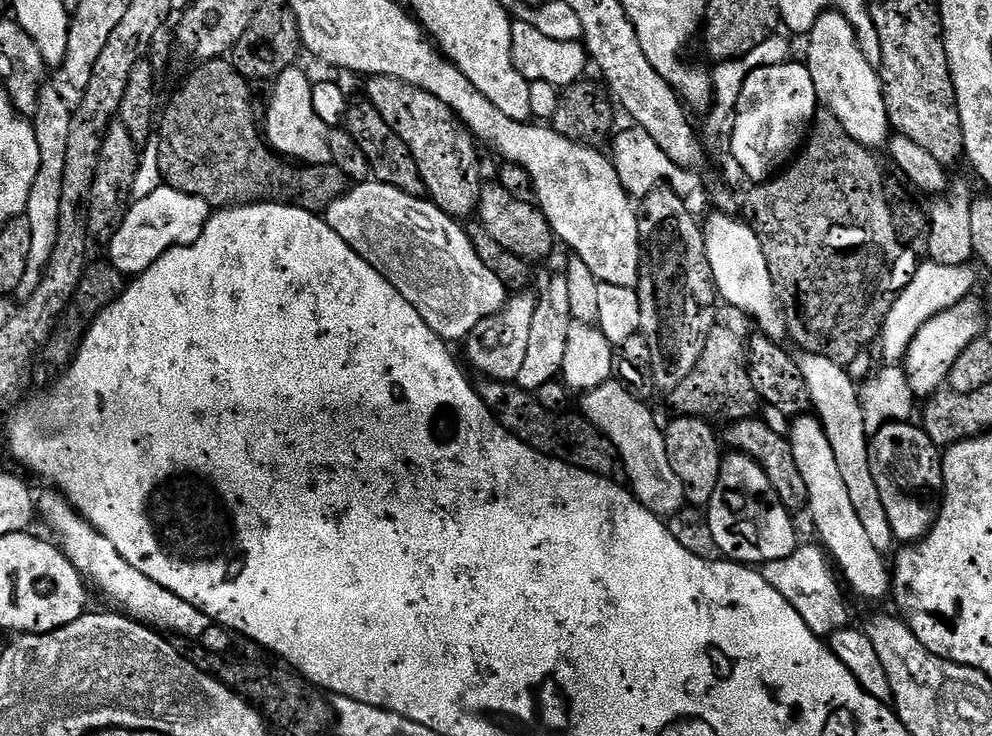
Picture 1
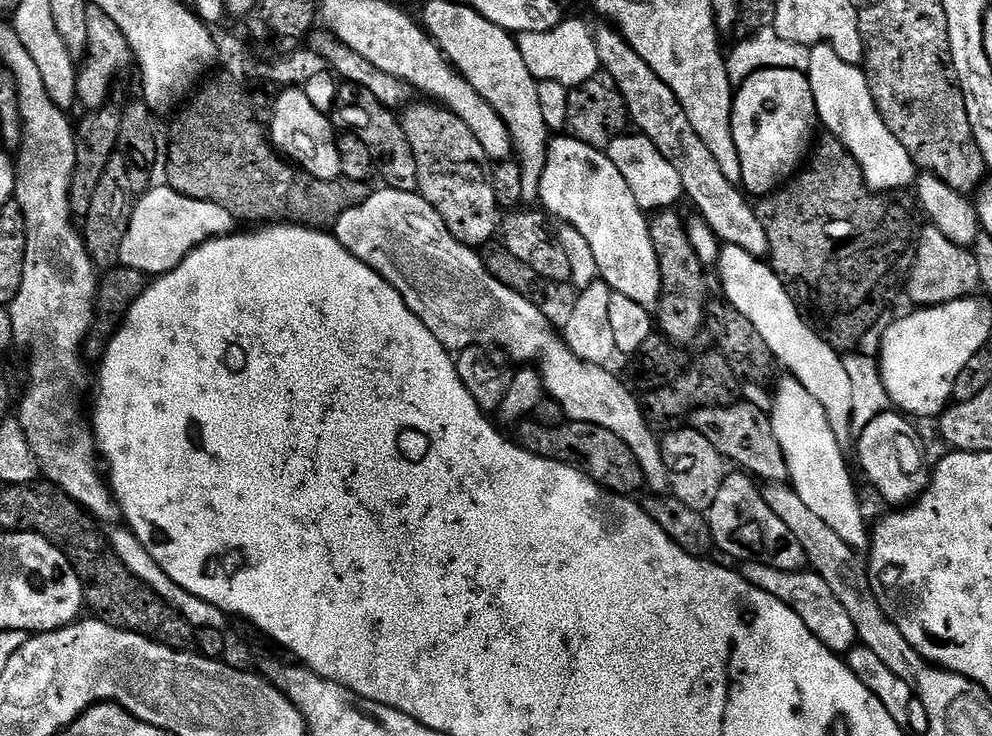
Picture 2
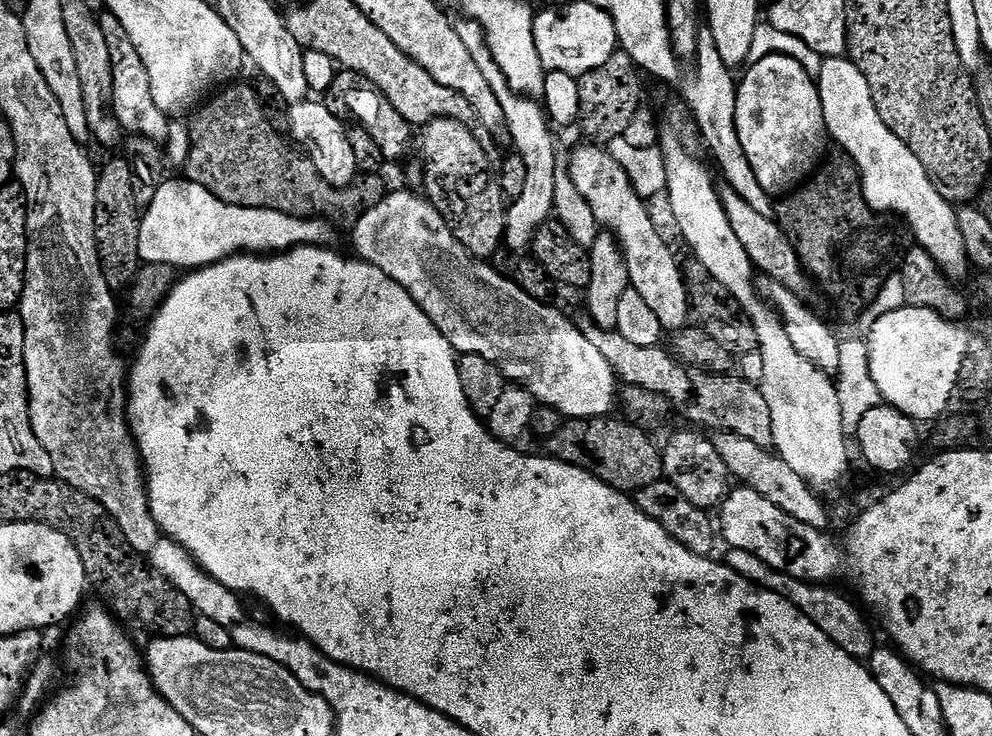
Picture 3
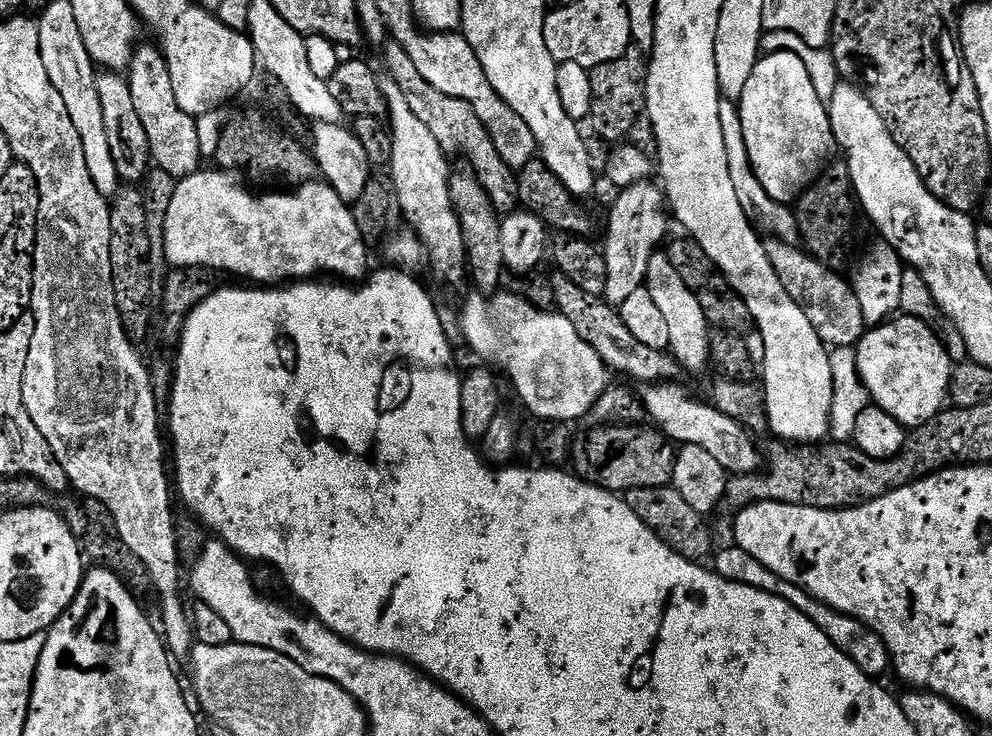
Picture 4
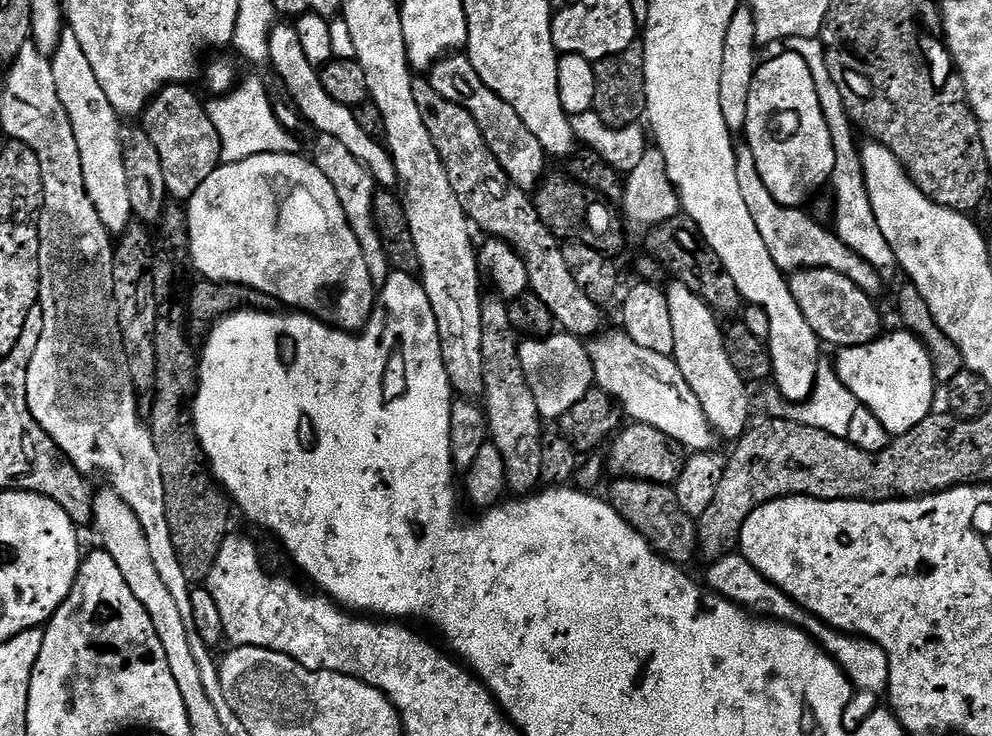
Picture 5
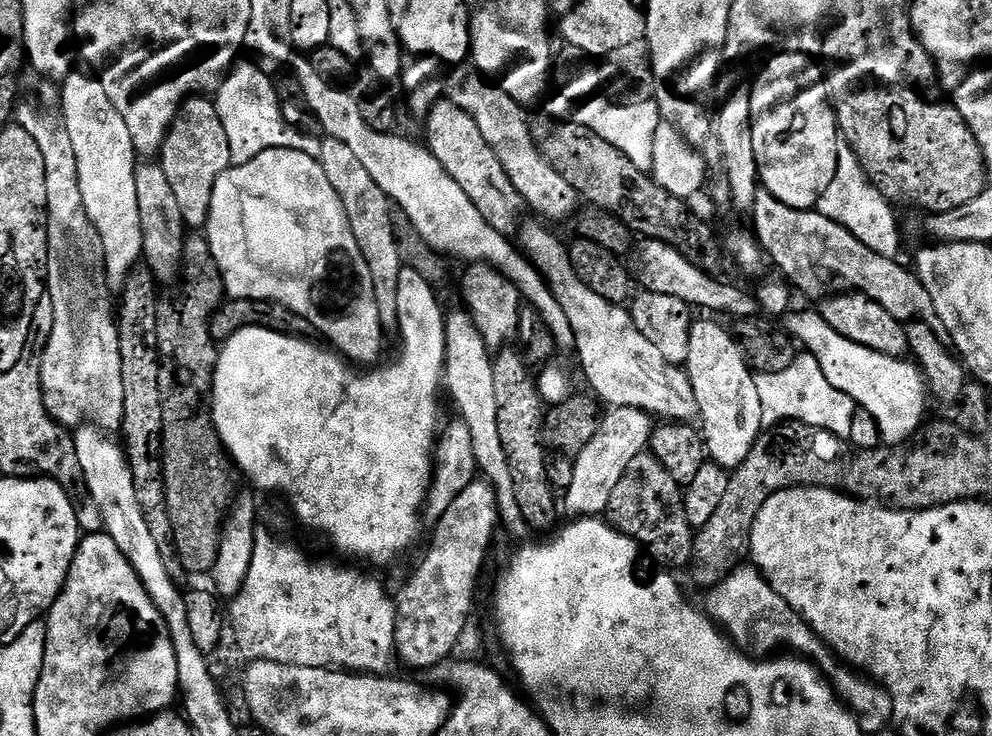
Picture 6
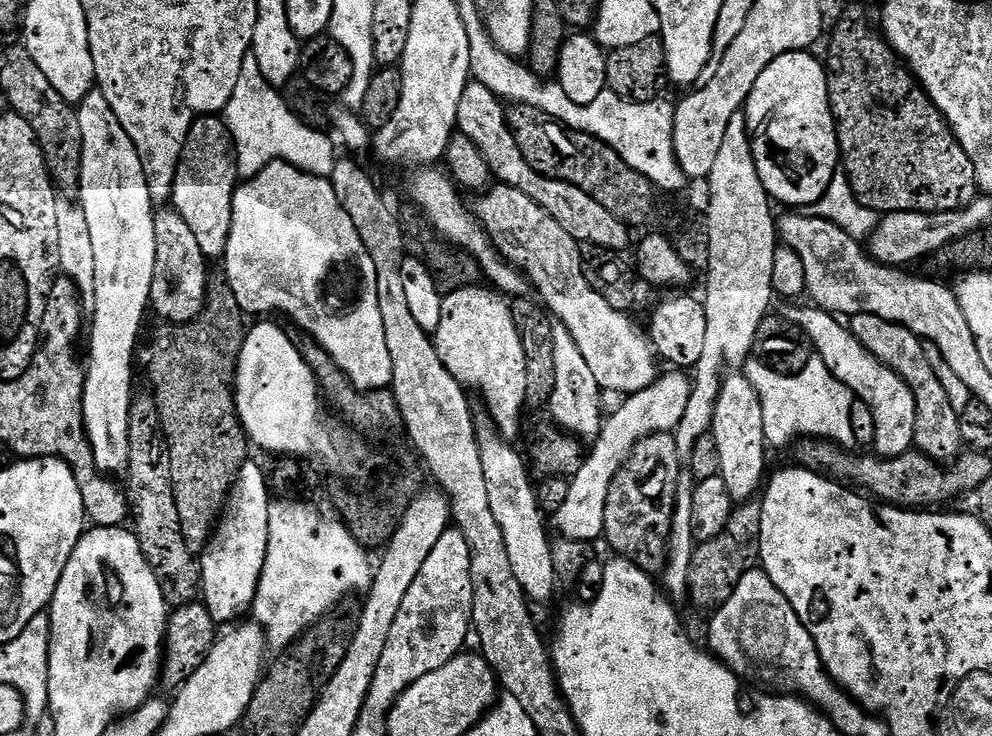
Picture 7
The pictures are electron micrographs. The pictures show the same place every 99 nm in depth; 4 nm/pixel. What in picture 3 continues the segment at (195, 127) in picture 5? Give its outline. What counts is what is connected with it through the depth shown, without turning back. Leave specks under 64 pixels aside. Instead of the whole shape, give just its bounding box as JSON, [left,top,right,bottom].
[99,14,170,142]

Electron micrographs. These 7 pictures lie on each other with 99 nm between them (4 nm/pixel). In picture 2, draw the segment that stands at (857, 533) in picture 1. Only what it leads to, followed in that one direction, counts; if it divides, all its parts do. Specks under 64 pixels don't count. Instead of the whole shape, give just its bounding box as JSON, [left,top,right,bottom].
[770,378,870,553]

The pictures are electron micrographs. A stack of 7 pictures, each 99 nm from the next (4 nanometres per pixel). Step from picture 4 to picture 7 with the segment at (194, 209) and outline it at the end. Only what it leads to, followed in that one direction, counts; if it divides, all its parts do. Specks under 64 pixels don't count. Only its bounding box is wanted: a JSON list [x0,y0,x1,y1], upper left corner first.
[222,161,392,392]

